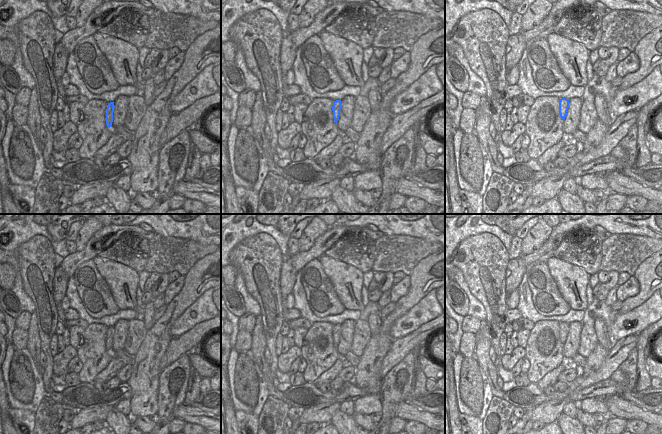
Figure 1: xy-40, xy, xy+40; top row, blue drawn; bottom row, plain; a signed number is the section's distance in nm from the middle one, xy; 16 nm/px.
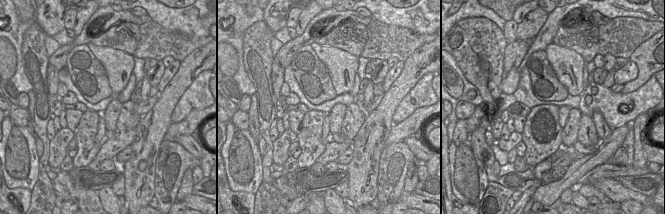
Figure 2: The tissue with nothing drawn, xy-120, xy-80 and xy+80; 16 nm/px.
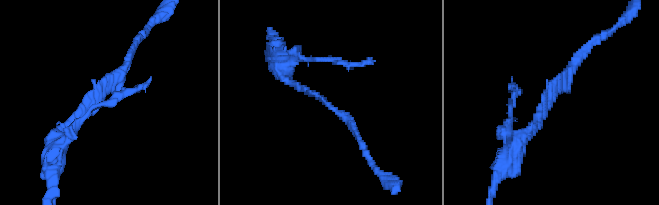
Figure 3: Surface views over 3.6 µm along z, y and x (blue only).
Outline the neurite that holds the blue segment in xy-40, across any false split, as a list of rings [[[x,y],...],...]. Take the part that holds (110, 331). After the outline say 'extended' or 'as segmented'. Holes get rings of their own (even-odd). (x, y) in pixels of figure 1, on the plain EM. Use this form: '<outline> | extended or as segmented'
[[[114,326],[108,327],[107,333],[106,333],[106,342],[105,342],[105,345],[106,345],[107,351],[109,351],[109,352],[111,351],[112,346],[113,346],[114,332],[115,332]]] | as segmented

